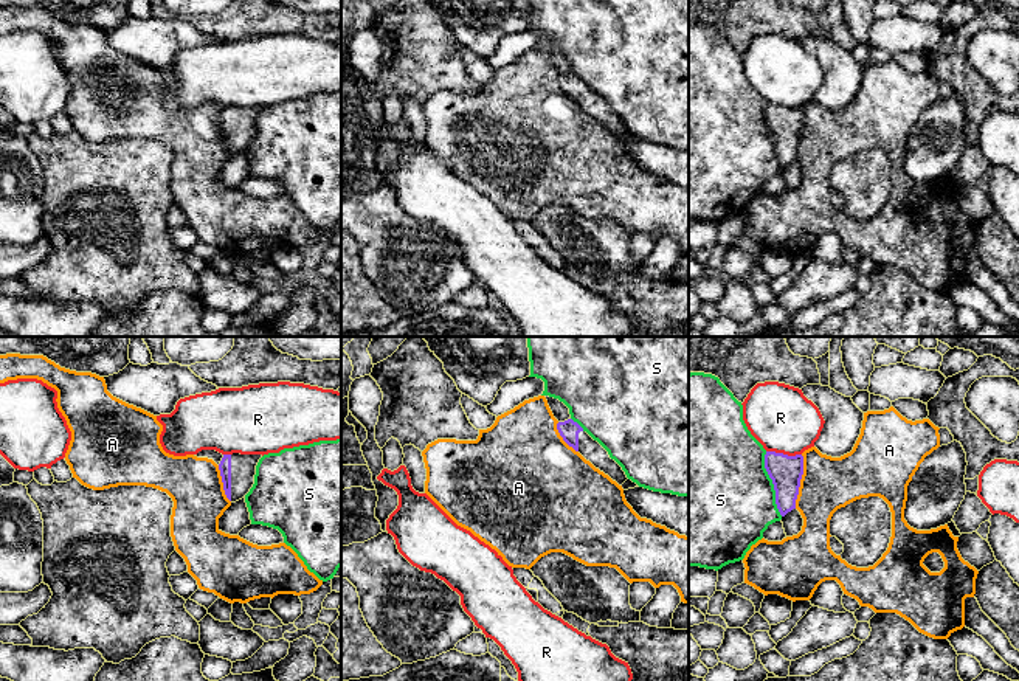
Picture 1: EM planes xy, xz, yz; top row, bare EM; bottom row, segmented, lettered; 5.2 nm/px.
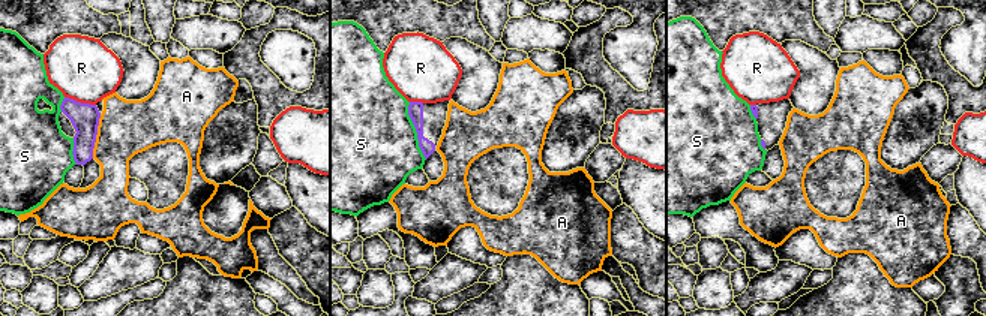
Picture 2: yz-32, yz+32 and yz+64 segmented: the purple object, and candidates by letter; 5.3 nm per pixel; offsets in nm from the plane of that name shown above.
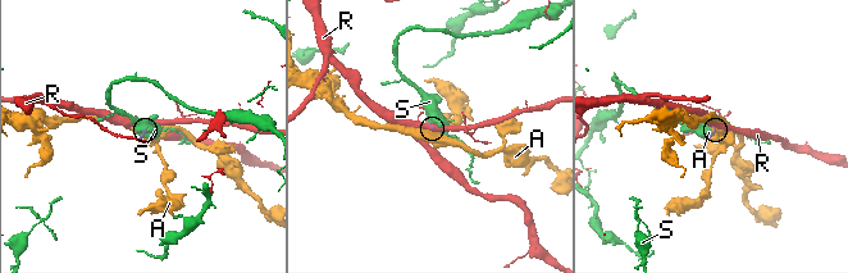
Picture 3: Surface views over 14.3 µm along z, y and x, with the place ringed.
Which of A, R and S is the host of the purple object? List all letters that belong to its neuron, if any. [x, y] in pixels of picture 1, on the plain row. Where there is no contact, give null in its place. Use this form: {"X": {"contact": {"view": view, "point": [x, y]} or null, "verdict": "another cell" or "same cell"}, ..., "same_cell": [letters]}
{"A": {"contact": {"view": "yz", "point": [799, 134]}, "verdict": "another cell"}, "R": {"contact": {"view": "yz", "point": [782, 106]}, "verdict": "another cell"}, "S": {"contact": {"view": "yz", "point": [773, 135]}, "verdict": "another cell"}, "same_cell": []}

